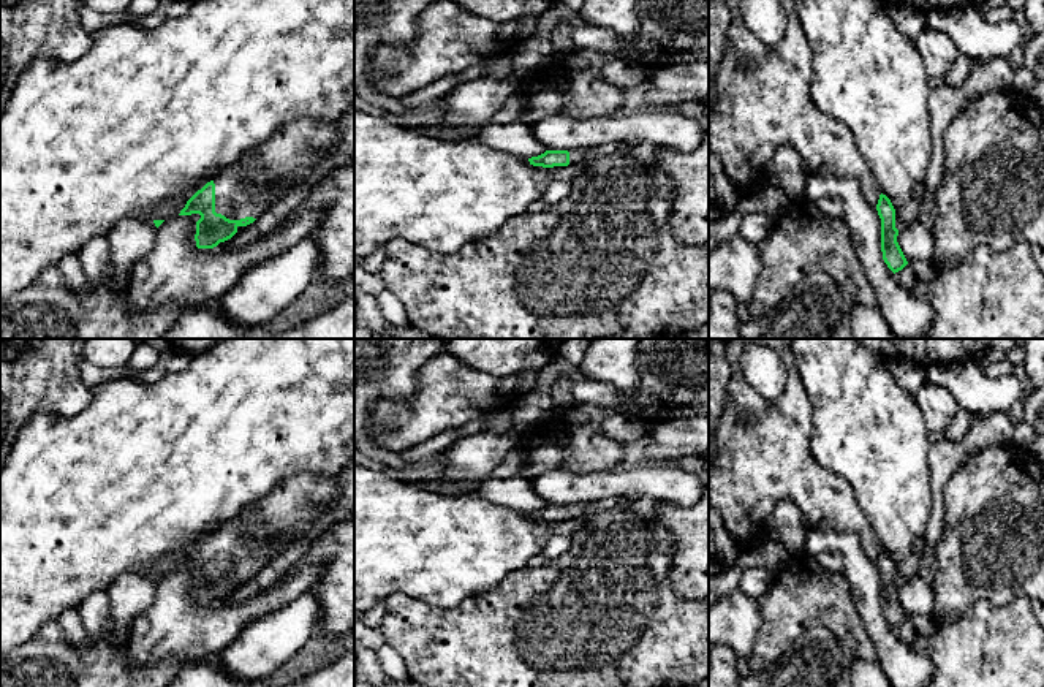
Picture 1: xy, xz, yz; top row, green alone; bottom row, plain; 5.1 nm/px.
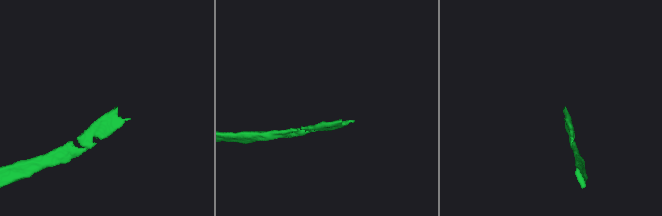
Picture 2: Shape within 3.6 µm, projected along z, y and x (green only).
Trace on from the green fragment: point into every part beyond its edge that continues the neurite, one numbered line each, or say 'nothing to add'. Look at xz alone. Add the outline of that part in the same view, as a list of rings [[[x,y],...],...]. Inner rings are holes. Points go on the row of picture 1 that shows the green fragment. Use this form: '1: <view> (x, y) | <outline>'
1: xz (595, 152) | [[[609,142],[601,146],[582,147],[569,150],[569,165],[587,163],[592,160],[600,160],[612,154],[625,154],[630,149],[630,144],[625,142]]]

